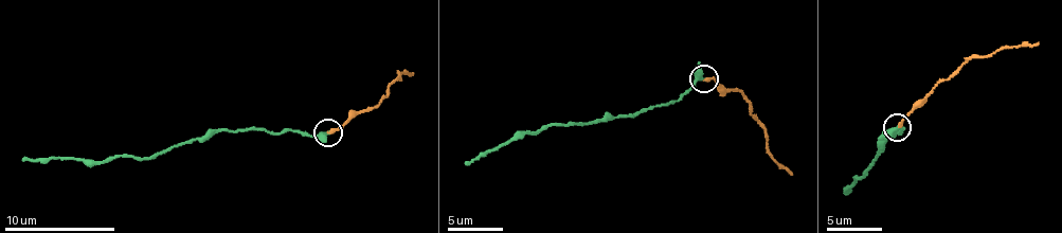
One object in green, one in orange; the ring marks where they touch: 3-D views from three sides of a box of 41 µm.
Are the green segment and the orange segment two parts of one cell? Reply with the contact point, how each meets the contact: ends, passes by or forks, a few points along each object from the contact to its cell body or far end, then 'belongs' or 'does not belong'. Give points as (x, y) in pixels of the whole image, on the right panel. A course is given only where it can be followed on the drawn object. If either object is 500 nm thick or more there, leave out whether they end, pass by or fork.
at (897, 127); green passes by; orange ends there; green runs (898, 126), (900, 131), (903, 127), (882, 139), (883, 148), (863, 176), (853, 178), (844, 193); orange runs (898, 126), (933, 88), (971, 58), (1007, 47), (1038, 42); belongs

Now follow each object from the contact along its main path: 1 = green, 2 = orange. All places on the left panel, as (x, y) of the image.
1: (327, 131), (303, 135), (292, 129), (209, 130), (199, 139), (147, 158), (91, 162), (21, 159)
2: (327, 131), (340, 129), (358, 112), (379, 103), (398, 72), (413, 73)

